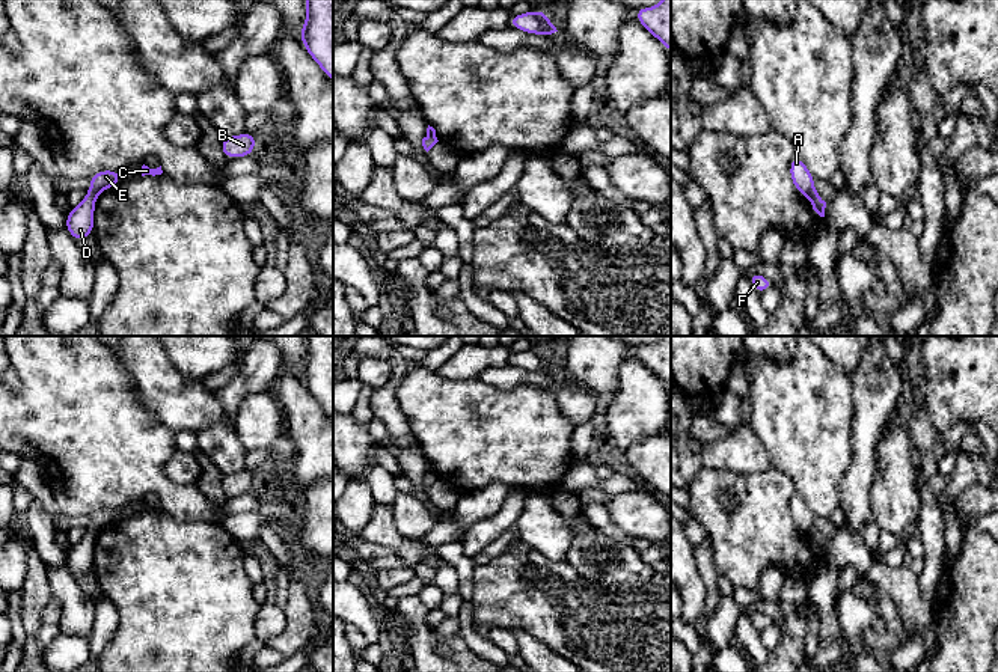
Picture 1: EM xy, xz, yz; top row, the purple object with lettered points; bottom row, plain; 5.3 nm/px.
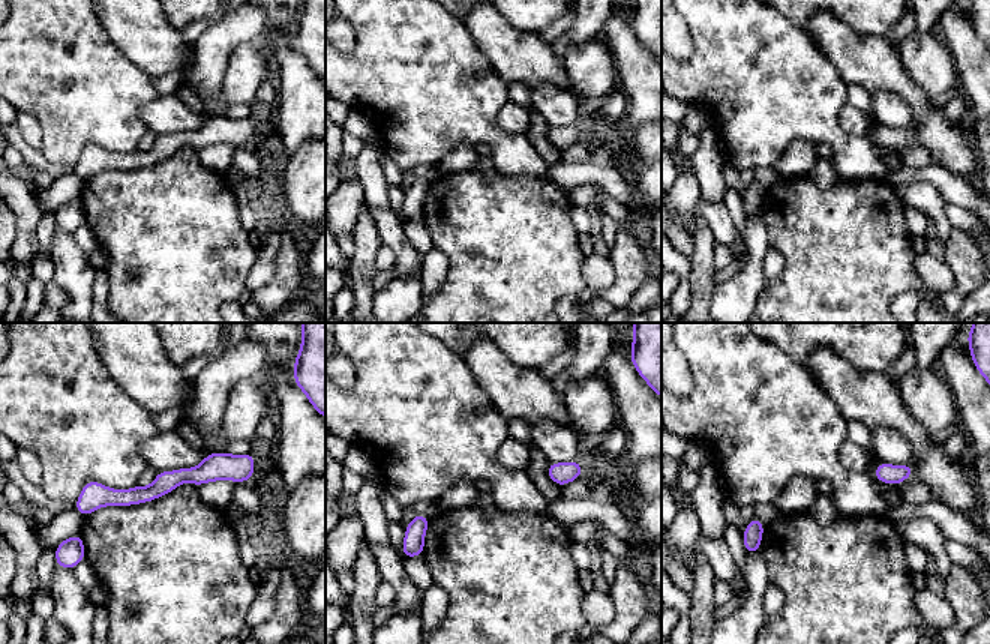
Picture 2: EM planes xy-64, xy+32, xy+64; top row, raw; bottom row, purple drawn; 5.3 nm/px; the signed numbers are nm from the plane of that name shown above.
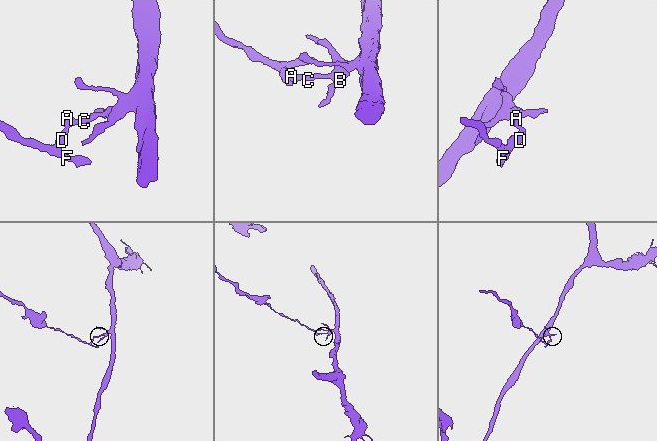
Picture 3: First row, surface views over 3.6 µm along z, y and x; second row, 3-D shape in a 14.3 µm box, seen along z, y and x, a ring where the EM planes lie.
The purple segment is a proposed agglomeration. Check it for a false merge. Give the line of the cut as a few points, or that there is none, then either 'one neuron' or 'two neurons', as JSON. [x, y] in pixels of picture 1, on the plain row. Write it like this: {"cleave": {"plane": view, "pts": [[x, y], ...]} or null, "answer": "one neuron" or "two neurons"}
{"cleave": {"plane": "xy", "pts": [[88, 528], [98, 531]]}, "answer": "two neurons"}

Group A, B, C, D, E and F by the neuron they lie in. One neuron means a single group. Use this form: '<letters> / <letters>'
A B C E / D F

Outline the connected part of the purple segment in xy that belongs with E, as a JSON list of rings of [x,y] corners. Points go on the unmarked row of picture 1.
[[[99,508],[90,514],[90,526],[87,529],[101,530],[106,526],[121,521],[121,508]]]

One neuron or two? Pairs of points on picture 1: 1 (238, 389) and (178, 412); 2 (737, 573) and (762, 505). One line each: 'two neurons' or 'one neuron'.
1: two neurons
2: one neuron

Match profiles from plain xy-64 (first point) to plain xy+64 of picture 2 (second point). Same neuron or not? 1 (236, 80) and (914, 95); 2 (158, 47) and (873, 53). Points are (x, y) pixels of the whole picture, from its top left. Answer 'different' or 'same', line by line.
1: different
2: same

